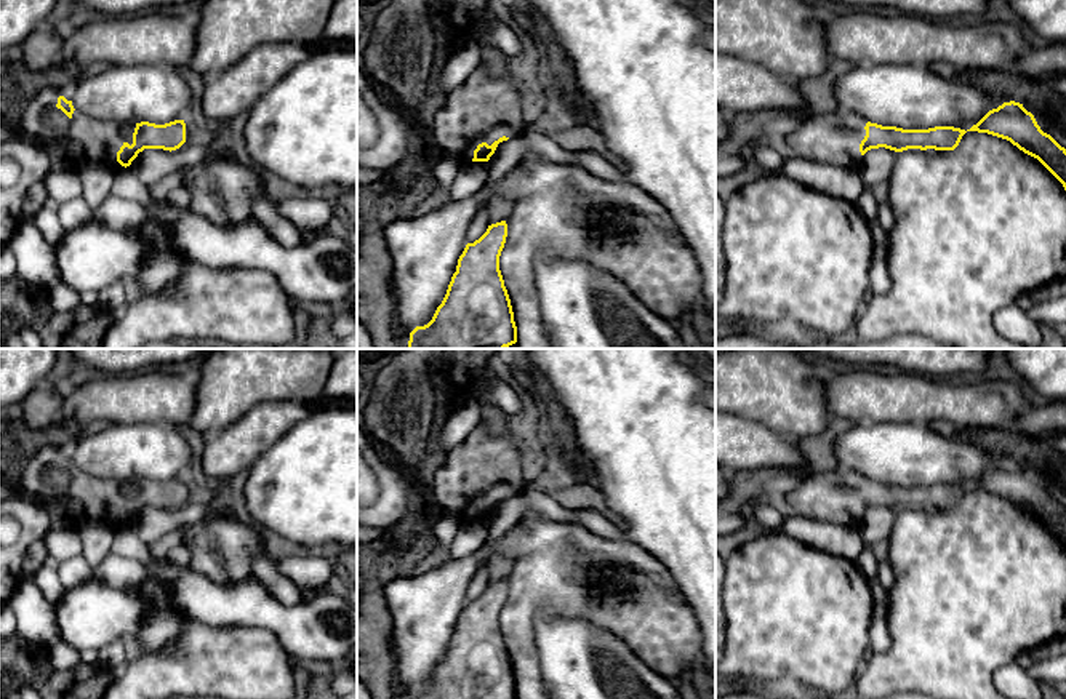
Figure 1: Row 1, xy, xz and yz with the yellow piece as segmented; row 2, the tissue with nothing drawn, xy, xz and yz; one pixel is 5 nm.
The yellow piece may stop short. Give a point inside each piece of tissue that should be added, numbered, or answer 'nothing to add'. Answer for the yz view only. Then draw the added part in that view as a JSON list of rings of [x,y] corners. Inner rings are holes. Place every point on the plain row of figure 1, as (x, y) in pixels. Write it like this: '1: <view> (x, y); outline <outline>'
1: yz (834, 496); outline [[[845,467],[832,472],[805,470],[786,477],[779,504],[807,518],[858,526],[863,520],[860,502],[866,494],[866,481],[866,477]]]

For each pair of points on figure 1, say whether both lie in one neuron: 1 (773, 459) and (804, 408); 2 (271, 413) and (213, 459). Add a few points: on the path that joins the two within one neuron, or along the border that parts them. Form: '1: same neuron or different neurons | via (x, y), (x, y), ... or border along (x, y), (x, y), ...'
1: different neurons | border along (753, 419), (796, 439)
2: same neuron | via (256, 427), (236, 448), (228, 451)

